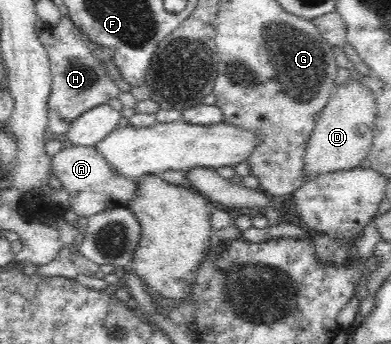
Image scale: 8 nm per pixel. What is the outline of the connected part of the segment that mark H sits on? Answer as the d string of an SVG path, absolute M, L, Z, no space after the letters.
M62 16L58 26L45 28L38 38L47 52L52 73L46 130L49 137L66 134L72 122L81 114L119 96L121 91L103 67L103 63L113 63L115 52L89 41L68 16Z

